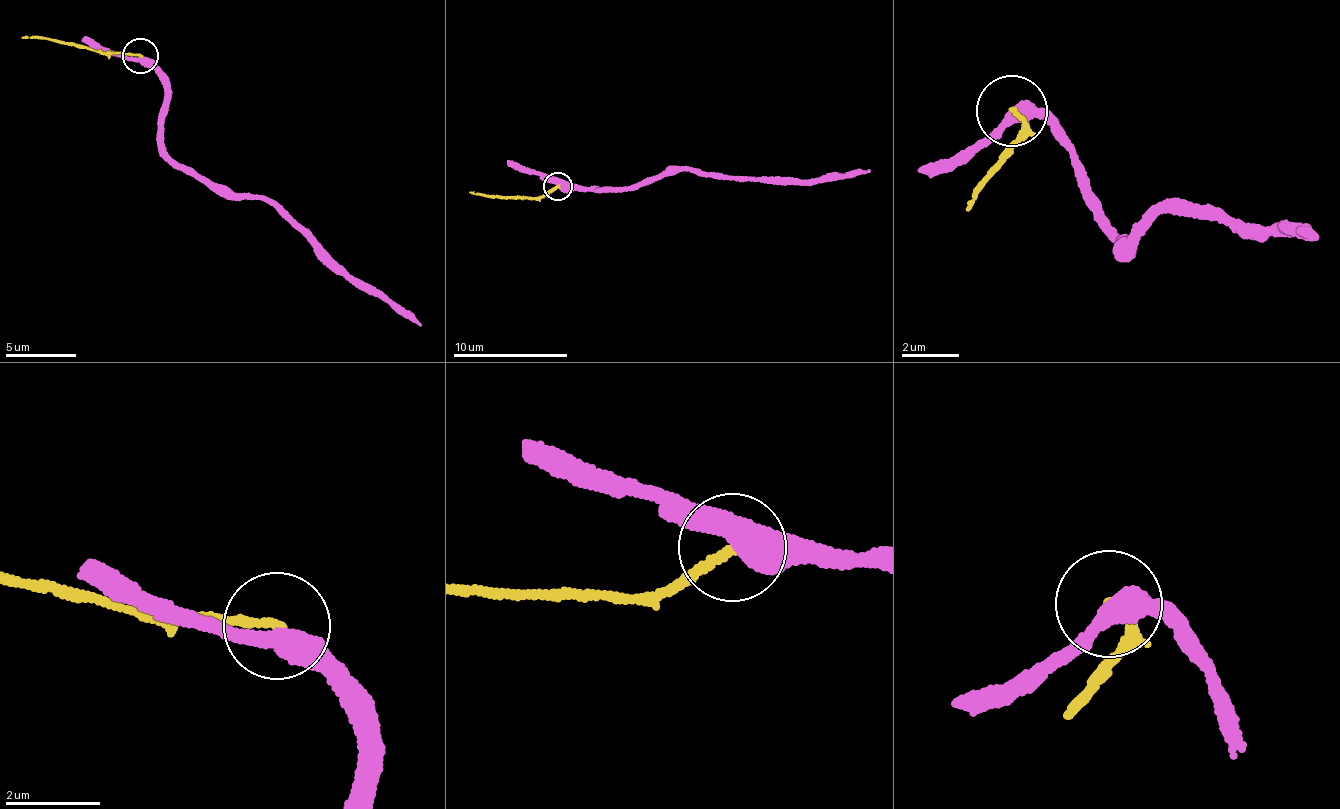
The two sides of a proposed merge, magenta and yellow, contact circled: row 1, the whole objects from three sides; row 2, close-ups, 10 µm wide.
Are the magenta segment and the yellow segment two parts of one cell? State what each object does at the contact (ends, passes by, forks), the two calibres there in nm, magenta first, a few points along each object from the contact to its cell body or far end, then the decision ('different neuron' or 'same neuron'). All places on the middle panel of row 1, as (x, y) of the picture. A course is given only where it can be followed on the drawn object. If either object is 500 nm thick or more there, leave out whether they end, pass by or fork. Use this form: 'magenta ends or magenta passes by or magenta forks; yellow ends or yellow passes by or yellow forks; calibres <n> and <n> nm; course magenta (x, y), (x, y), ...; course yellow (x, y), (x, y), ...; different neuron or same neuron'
magenta passes by; yellow ends; calibres 440 and 190 nm; course magenta (557, 186), (589, 190), (627, 187), (650, 183), (680, 169), (719, 178), (825, 181), (870, 169); course yellow (557, 186), (530, 199), (469, 193); different neuron

